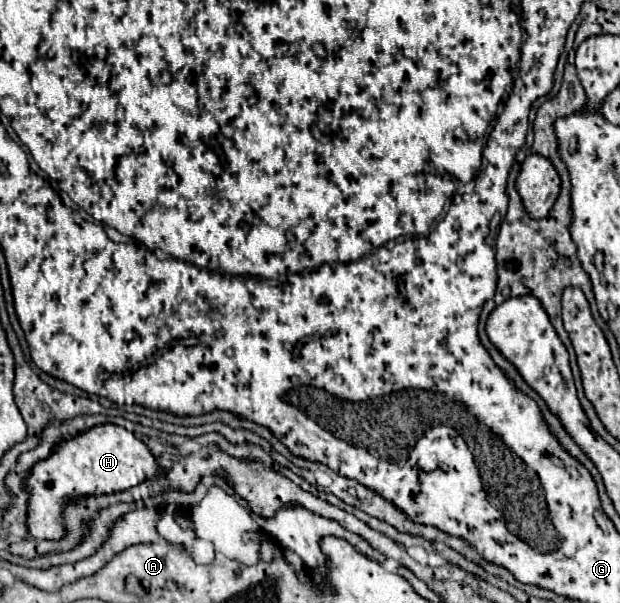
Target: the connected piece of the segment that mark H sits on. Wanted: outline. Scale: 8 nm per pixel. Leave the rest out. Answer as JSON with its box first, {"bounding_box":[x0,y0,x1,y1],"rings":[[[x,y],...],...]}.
{"bounding_box":[26,426,156,540],"rings":[[[94,426],[94,430],[84,430],[74,438],[66,438],[66,442],[58,442],[58,446],[54,446],[46,462],[36,462],[34,470],[30,470],[26,478],[28,534],[40,540],[58,540],[64,536],[60,514],[66,500],[86,494],[122,492],[154,476],[156,470],[154,456],[146,444],[136,434],[122,430],[122,426]]]}

